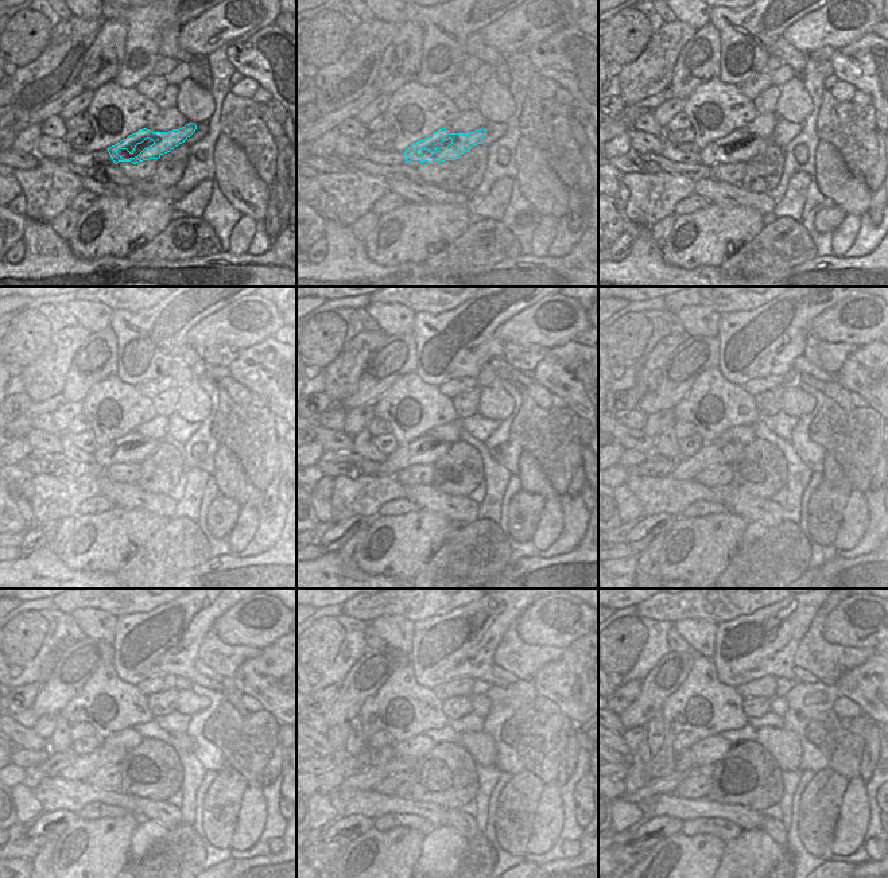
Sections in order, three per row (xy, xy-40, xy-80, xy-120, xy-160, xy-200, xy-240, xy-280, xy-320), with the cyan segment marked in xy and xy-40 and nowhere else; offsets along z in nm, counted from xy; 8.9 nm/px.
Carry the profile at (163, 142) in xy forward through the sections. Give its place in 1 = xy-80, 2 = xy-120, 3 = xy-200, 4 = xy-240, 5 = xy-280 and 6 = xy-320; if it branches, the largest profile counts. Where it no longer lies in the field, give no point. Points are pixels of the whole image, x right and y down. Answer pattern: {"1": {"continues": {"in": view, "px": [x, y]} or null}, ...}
{"1": {"continues": {"in": "xy-80", "px": [739, 146]}}, "2": {"continues": {"in": "xy-120", "px": [134, 447]}}, "3": {"continues": {"in": "xy-200", "px": [720, 451]}}, "4": {"continues": {"in": "xy-240", "px": [82, 766]}}, "5": {"continues": {"in": "xy-280", "px": [368, 780]}}, "6": {"continues": {"in": "xy-320", "px": [666, 784]}}}

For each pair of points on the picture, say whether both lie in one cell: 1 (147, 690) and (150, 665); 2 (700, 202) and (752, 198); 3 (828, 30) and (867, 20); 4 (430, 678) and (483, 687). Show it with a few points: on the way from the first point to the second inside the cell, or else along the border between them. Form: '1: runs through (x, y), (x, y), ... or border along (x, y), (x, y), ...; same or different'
1: border along (175, 676), (151, 676), (136, 686); different
2: border along (694, 191), (709, 204); different
3: runs through (837, 30), (853, 30), (857, 27); same
4: border along (474, 679), (483, 679), (492, 684); different

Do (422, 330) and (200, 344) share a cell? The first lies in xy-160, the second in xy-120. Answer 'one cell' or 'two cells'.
two cells

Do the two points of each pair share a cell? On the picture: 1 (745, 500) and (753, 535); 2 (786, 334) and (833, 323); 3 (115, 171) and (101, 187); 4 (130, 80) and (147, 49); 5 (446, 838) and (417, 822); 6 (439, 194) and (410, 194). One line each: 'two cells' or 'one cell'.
1: two cells
2: two cells
3: two cells
4: one cell
5: two cells
6: one cell

